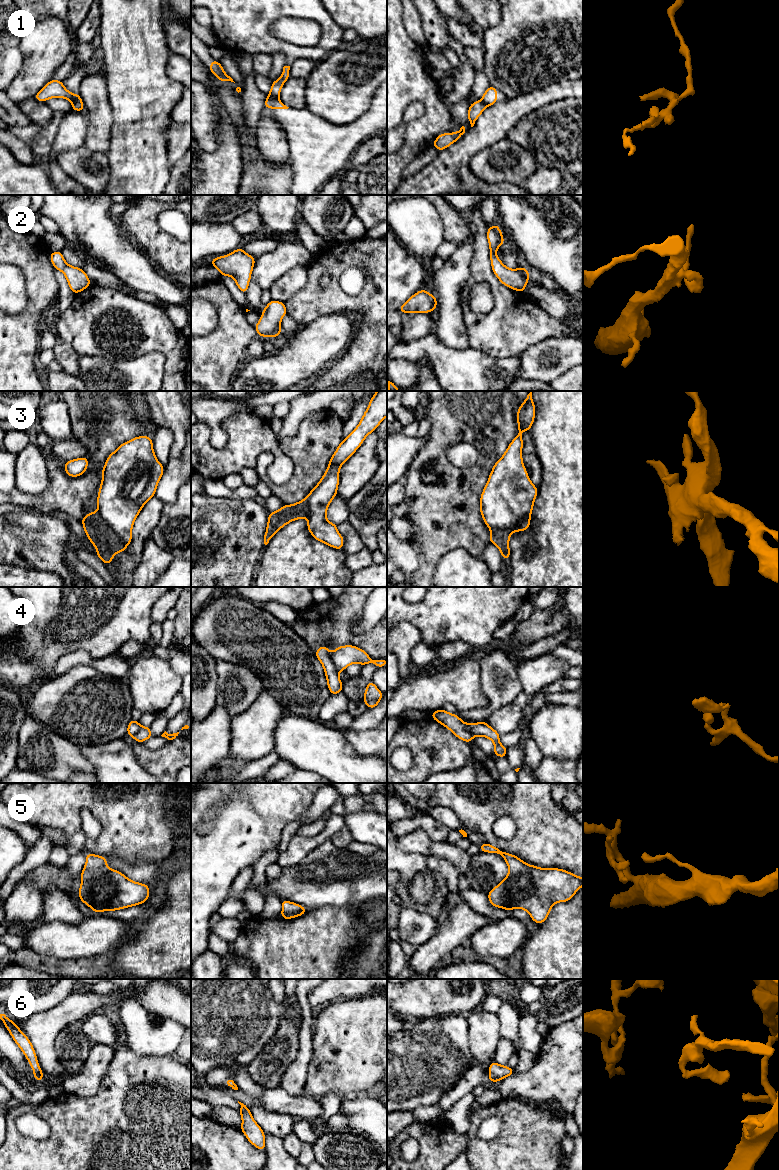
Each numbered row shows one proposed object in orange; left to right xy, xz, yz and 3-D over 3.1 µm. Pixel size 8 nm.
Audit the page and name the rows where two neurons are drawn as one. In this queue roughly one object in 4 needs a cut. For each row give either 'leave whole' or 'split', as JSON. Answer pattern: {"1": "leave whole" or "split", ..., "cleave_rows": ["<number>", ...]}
{"1": "split", "2": "leave whole", "3": "leave whole", "4": "split", "5": "leave whole", "6": "leave whole", "cleave_rows": ["1", "4"]}

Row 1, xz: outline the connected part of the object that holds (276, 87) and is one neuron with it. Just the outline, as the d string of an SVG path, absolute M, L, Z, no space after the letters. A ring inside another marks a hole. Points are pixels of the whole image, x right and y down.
M284 66L281 77L278 80L272 82L269 95L272 97L279 97L283 84L290 78L289 75L290 66Z

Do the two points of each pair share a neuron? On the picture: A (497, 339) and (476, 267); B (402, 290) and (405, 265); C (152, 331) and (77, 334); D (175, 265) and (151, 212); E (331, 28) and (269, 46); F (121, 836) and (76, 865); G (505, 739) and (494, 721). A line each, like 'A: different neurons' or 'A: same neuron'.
A: same neuron
B: same neuron
C: same neuron
D: same neuron
E: same neuron
F: different neurons
G: different neurons

